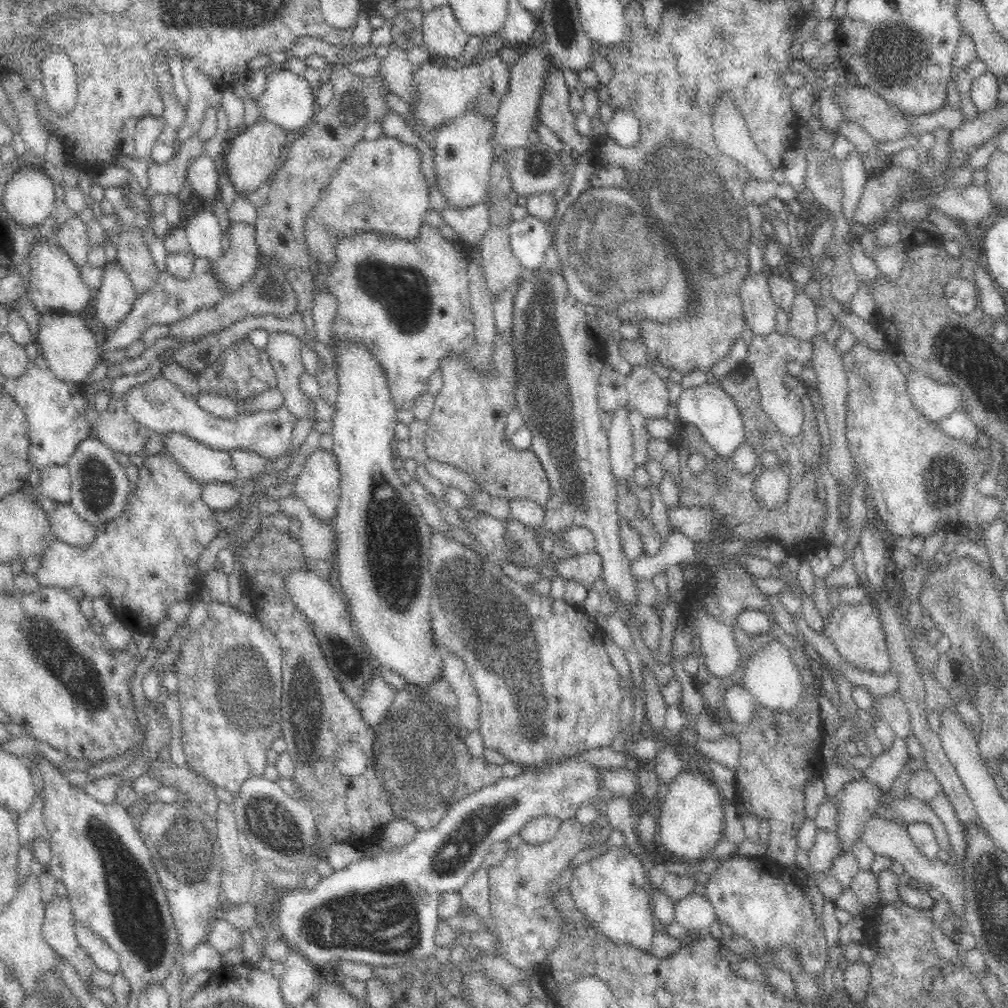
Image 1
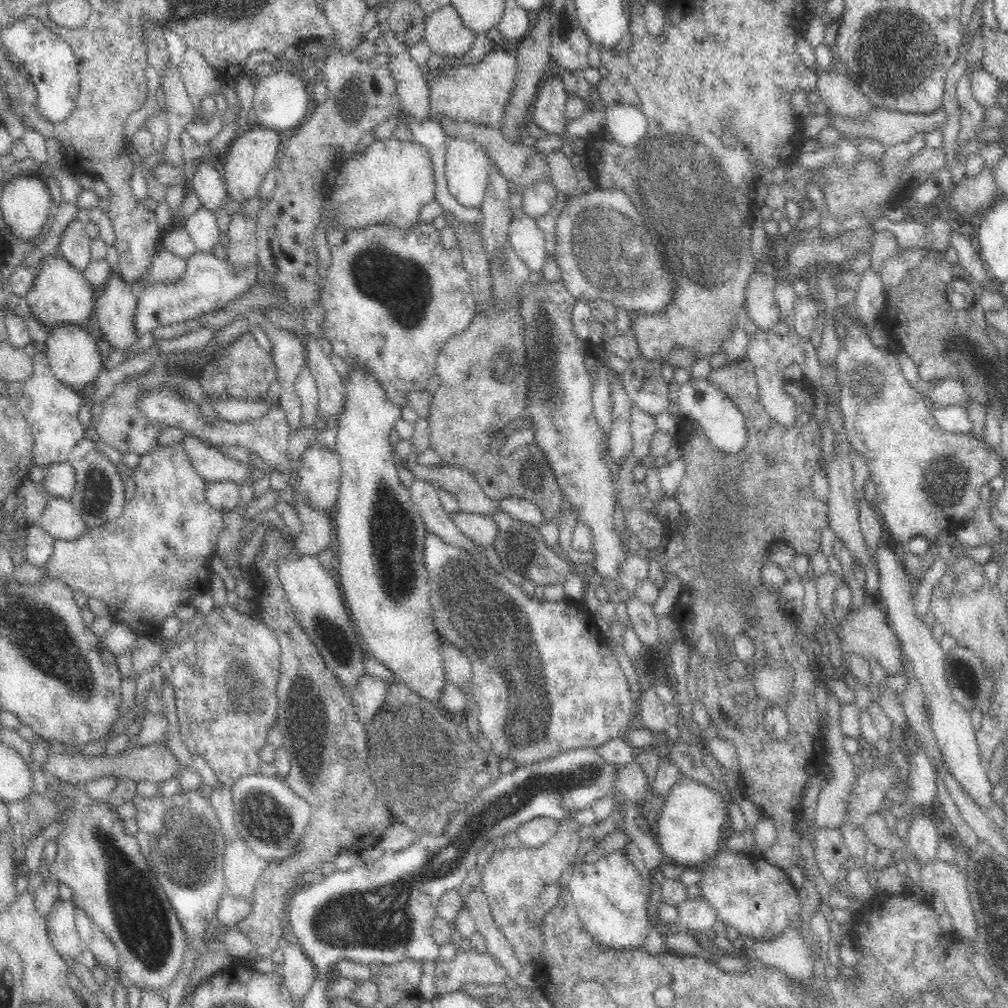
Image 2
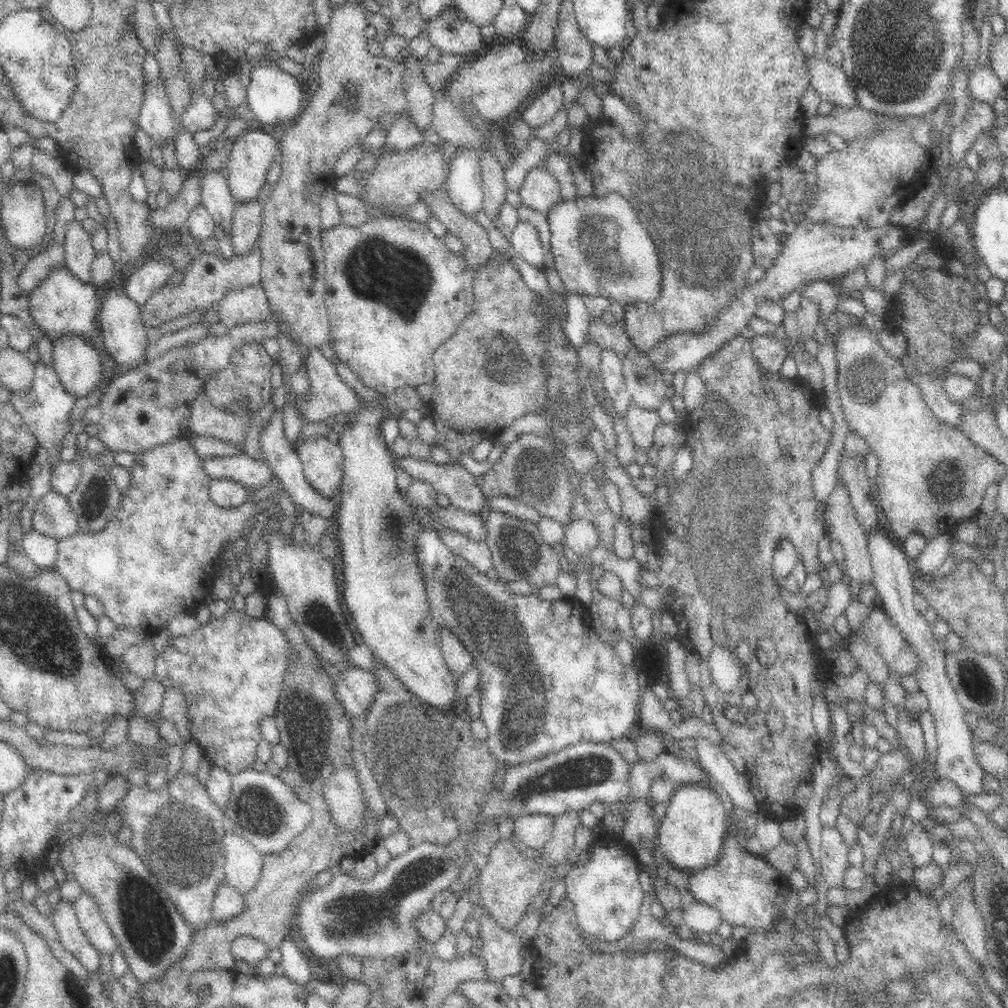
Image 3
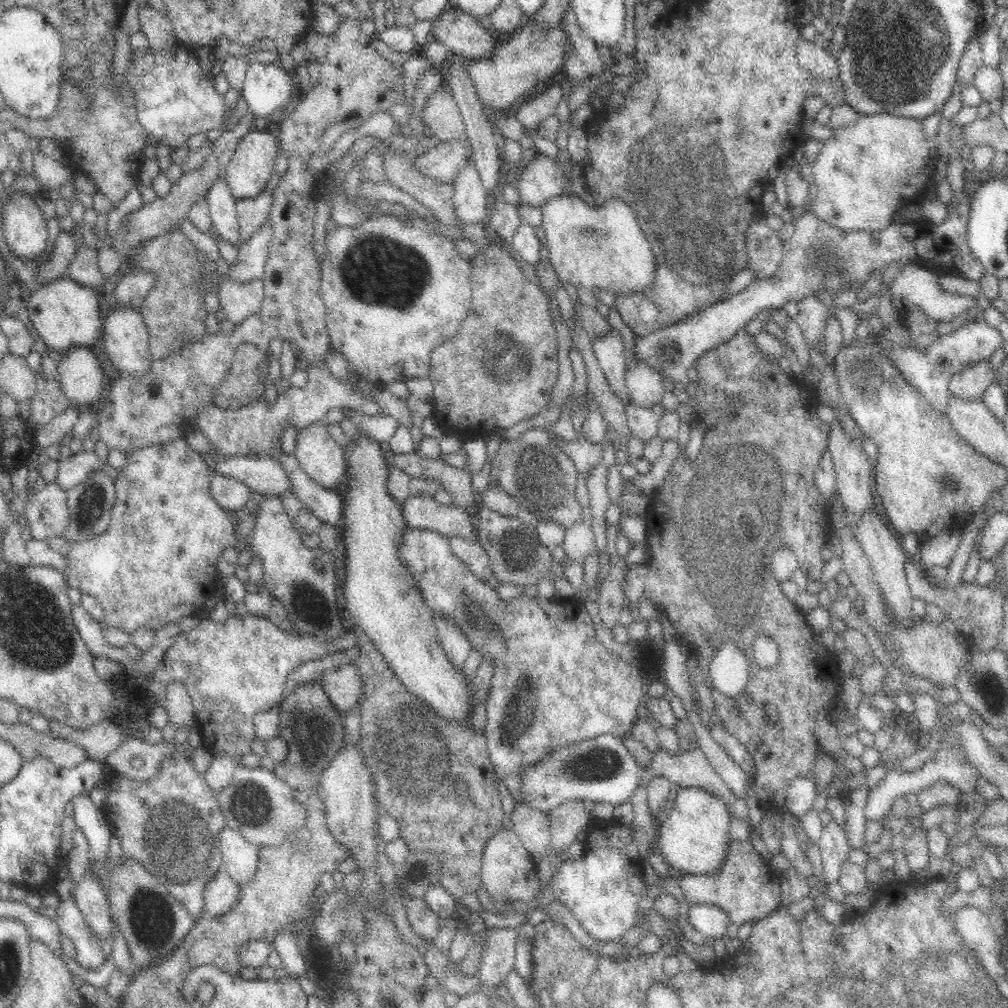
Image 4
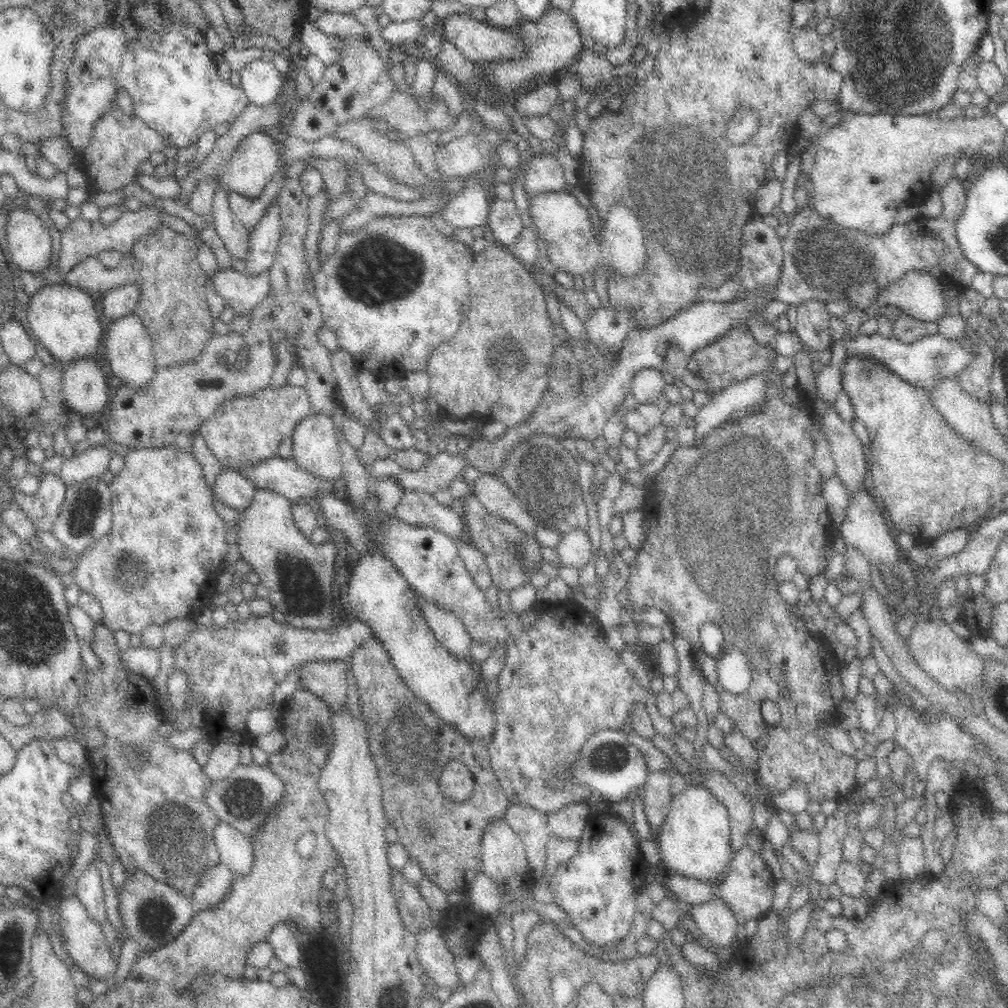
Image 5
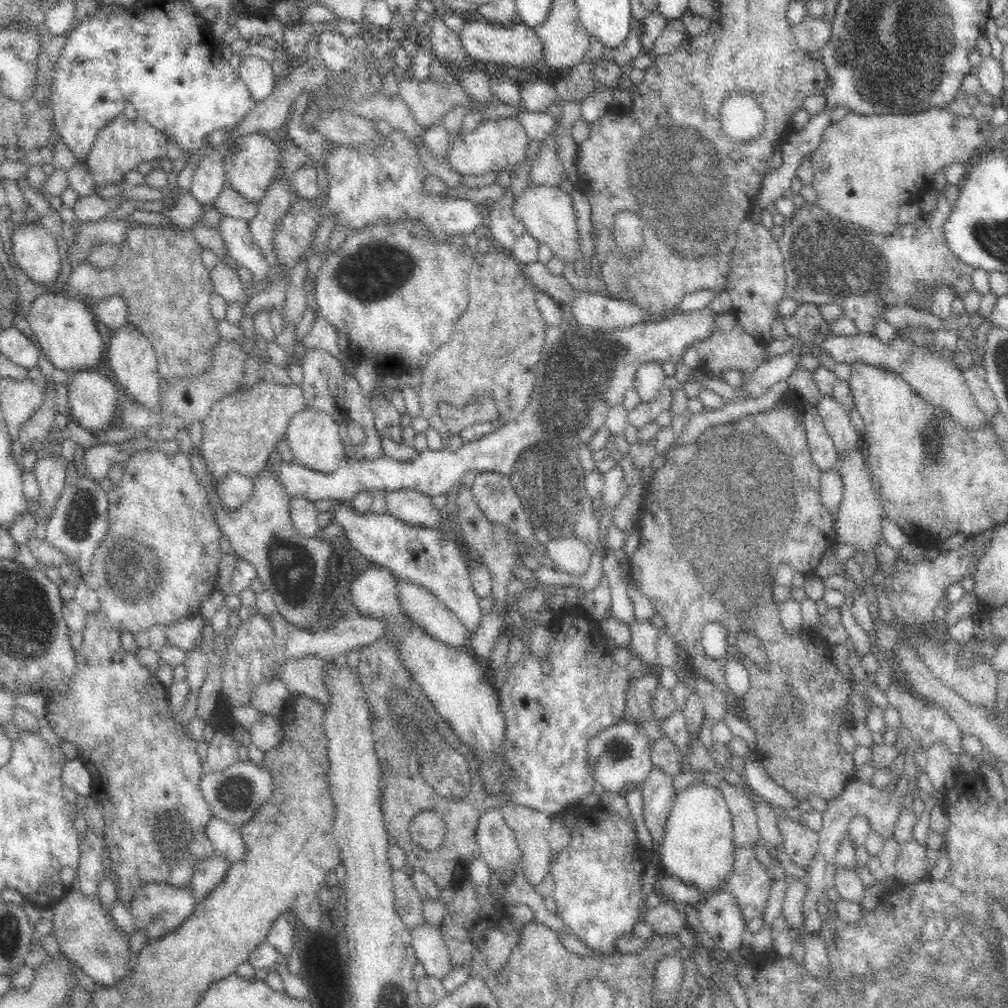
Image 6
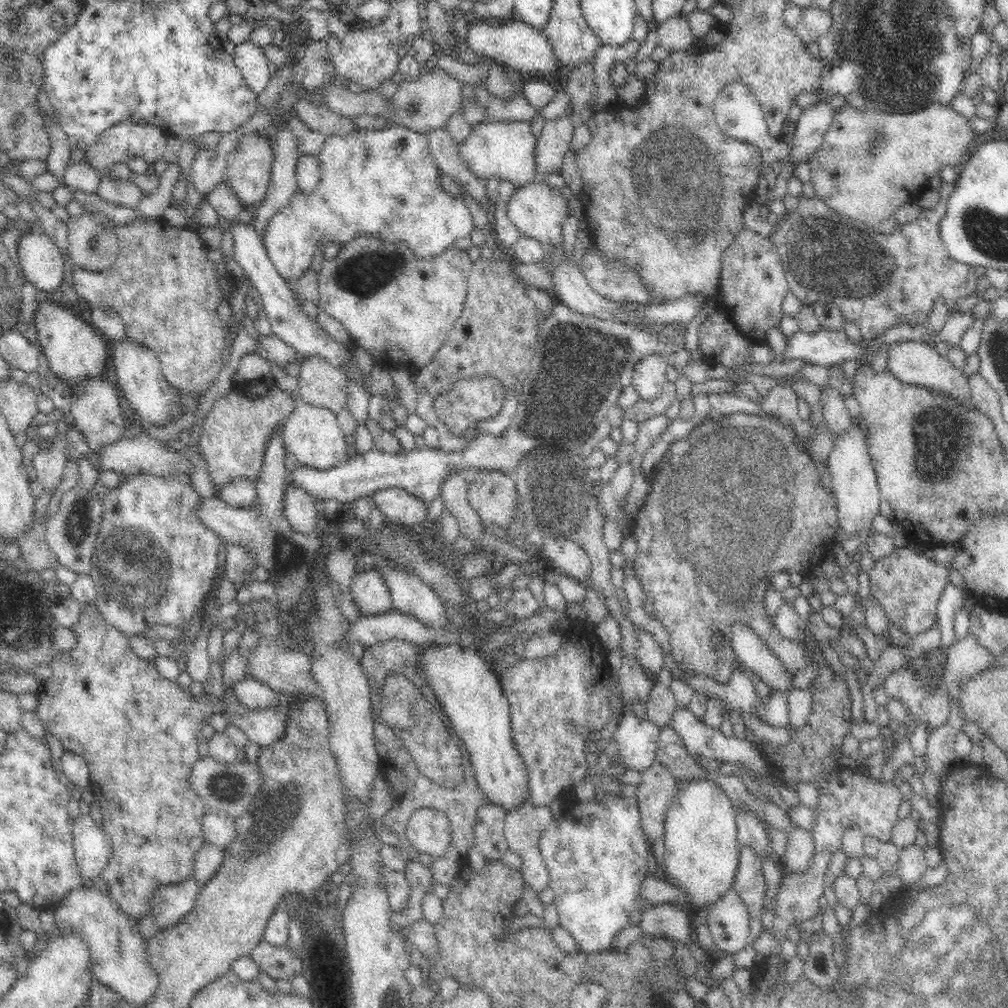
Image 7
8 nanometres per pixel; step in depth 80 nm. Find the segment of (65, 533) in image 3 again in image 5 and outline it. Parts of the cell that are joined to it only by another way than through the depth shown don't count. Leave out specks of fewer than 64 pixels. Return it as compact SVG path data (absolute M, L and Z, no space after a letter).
M41 475L40 486L34 494L22 500L22 510L34 525L34 535L53 532L53 526L63 510L67 488L58 475Z

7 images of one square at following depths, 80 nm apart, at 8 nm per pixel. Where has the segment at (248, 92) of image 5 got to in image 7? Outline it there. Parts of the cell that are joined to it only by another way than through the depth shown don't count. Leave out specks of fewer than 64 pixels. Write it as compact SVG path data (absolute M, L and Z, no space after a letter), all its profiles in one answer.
M250 41L243 42L235 46L233 59L249 90L260 96L268 88L273 72L262 49Z

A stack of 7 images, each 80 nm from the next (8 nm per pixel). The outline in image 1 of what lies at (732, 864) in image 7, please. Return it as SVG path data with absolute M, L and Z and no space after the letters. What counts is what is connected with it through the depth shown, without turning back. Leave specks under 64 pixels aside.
M683 770L670 783L670 790L663 800L659 805L656 844L667 859L700 861L724 838L725 805L707 773Z

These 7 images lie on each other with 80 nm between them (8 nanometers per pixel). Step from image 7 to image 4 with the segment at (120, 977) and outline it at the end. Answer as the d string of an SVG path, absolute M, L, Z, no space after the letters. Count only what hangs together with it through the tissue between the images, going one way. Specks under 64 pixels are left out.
M73 897L59 900L55 921L58 923L60 934L67 936L74 946L75 961L82 968L96 971L96 968L105 962L108 950L100 944L98 937L90 935L90 929L80 915L80 909L76 907Z

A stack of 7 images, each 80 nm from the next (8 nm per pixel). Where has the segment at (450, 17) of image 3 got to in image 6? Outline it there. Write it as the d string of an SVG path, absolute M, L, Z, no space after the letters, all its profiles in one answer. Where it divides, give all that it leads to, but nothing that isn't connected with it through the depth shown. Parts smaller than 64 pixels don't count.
M463 19L457 35L466 56L476 65L495 66L500 64L508 65L511 68L526 68L526 66L536 66L536 62L540 62L540 58L542 58L540 39L532 31L532 27L523 22L500 28L497 24L493 25L485 21L481 22L481 20L466 21Z

